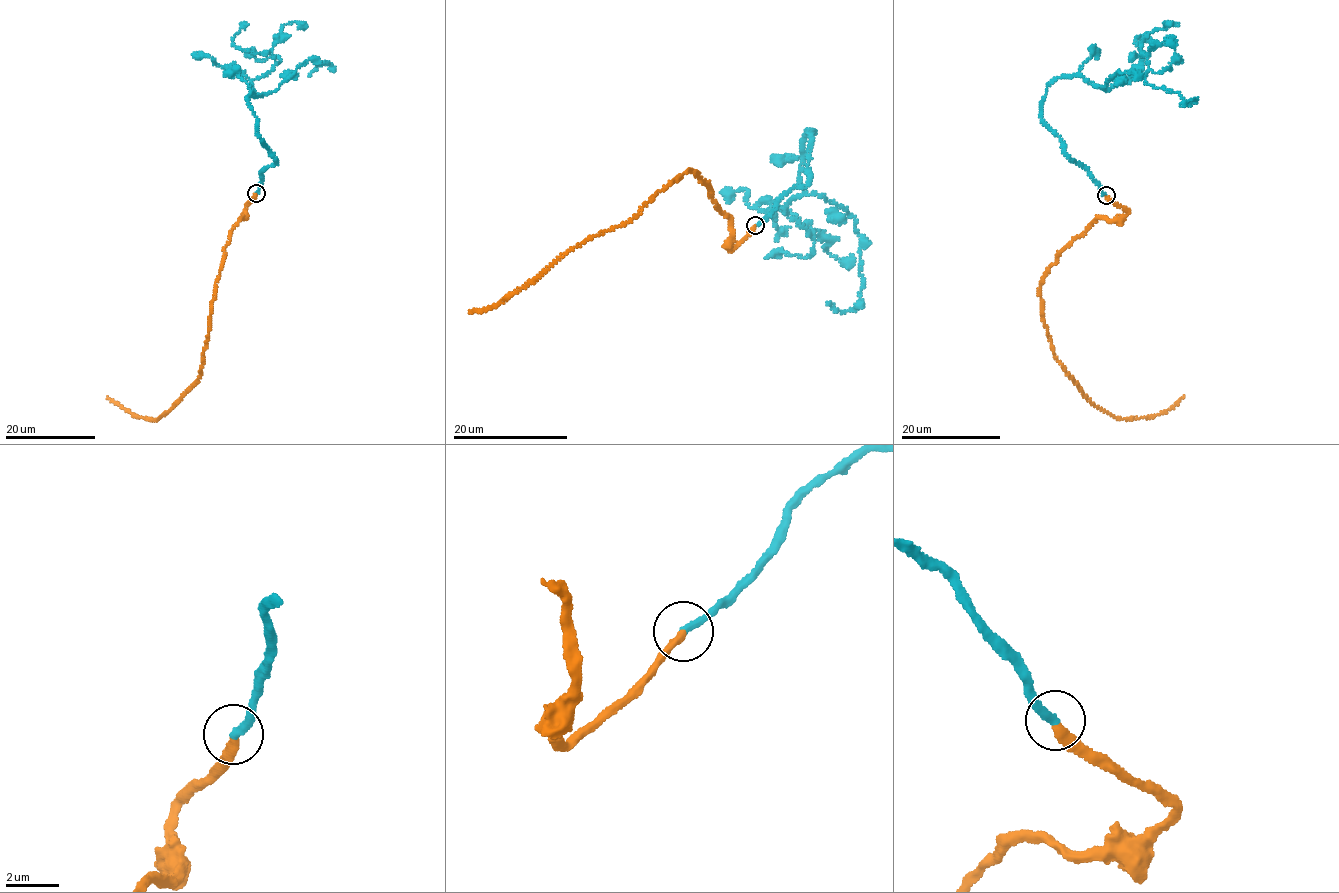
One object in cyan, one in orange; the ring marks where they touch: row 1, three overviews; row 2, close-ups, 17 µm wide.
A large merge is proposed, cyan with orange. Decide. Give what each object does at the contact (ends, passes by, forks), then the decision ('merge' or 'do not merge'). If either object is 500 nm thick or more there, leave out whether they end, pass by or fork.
cyan ends | orange ends | merge

